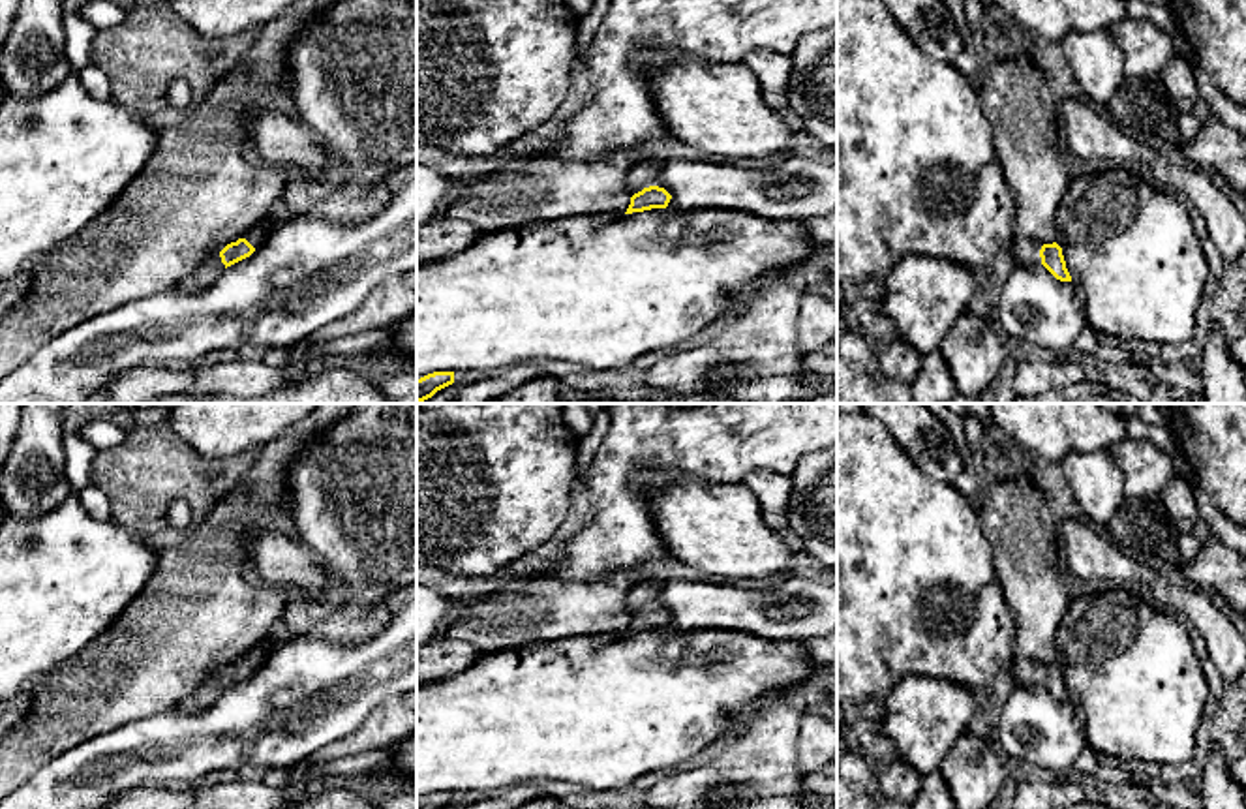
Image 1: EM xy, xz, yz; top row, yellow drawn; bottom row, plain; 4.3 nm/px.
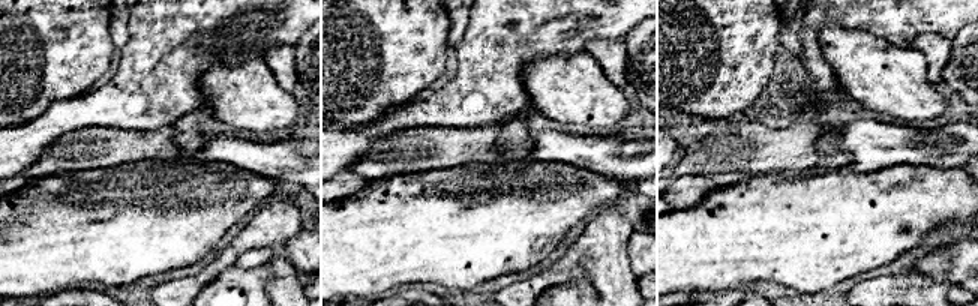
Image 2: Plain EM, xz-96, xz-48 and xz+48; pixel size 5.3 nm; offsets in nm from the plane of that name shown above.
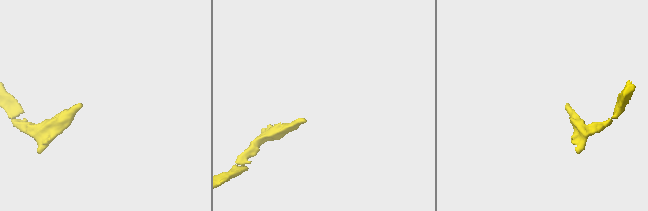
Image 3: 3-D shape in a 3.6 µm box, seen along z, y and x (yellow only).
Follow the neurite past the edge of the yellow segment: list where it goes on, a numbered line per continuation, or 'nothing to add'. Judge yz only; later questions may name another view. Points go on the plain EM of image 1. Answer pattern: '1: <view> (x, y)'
1: yz (1025, 672)

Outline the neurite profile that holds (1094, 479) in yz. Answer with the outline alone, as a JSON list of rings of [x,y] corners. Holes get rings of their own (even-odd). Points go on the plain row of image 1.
[[[1109,449],[1068,452],[1058,467],[1083,518],[1096,527],[1105,527],[1126,499],[1124,477]]]

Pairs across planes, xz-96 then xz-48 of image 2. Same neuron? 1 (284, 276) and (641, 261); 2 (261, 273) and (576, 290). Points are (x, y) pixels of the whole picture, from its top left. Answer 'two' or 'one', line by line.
1: two
2: one

